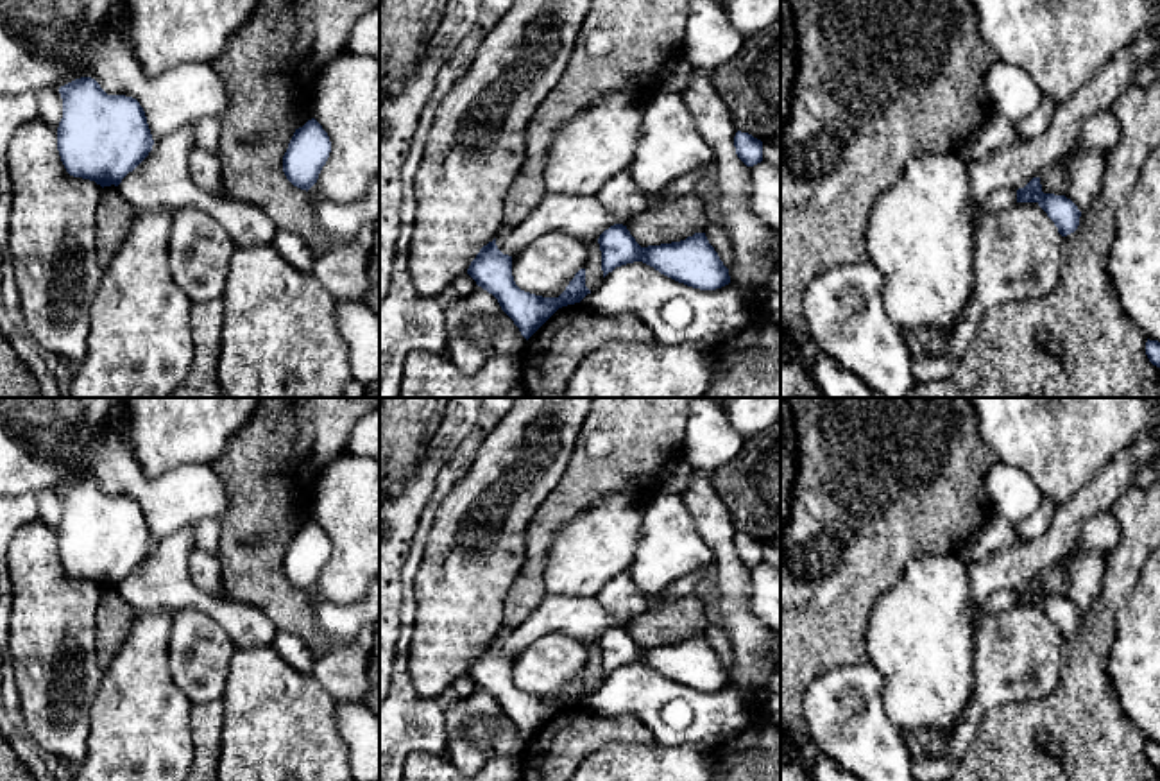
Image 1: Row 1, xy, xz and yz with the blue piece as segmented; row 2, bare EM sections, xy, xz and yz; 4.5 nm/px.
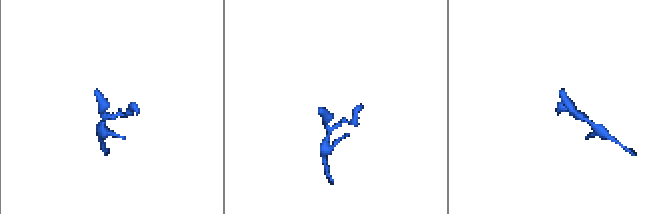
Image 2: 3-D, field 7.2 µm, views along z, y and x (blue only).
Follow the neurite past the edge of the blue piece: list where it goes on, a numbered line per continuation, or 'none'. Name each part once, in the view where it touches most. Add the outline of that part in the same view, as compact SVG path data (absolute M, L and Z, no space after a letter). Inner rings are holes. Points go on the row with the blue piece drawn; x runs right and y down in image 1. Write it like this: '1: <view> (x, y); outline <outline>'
none

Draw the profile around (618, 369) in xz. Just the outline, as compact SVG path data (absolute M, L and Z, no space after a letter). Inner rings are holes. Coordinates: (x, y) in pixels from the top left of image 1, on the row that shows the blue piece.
M609 342L573 373L566 398L702 398L716 344Z

